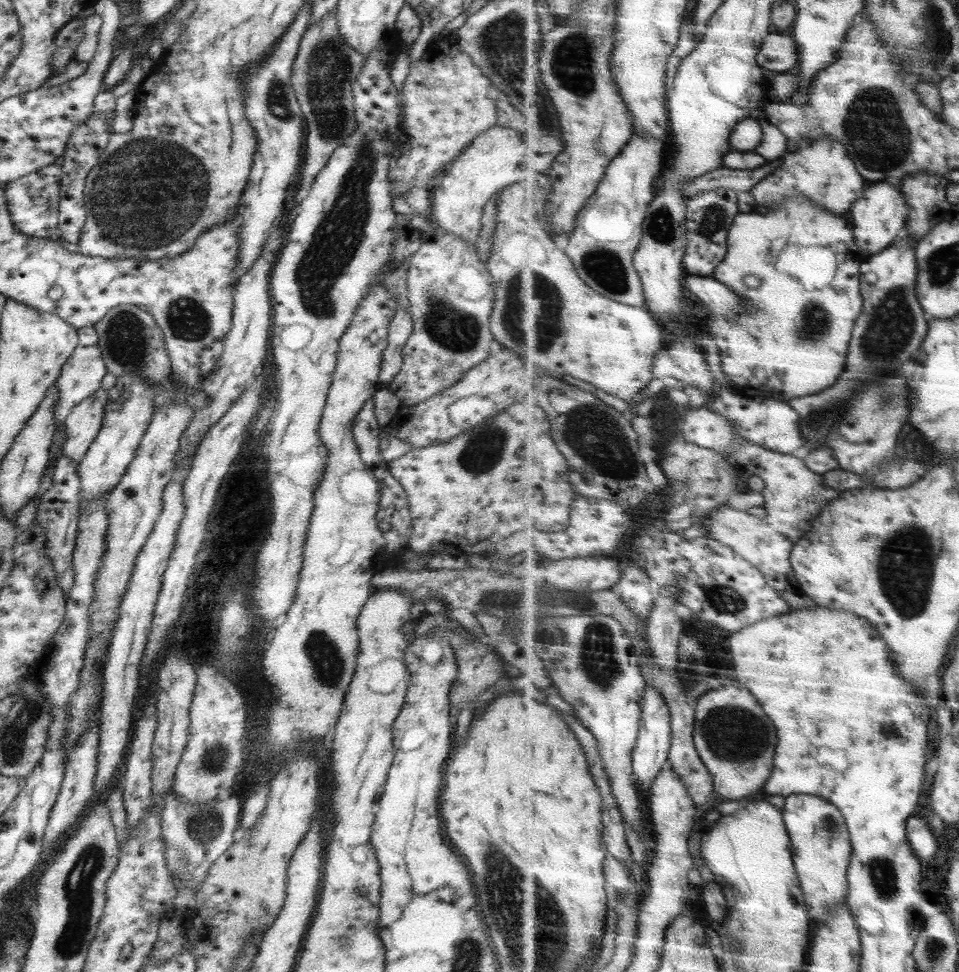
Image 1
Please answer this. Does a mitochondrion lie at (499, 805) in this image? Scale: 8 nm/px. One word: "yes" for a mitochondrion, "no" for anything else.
no

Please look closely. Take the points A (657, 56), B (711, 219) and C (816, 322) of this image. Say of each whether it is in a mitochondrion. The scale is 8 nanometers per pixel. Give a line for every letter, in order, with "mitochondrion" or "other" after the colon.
A: other
B: mitochondrion
C: mitochondrion

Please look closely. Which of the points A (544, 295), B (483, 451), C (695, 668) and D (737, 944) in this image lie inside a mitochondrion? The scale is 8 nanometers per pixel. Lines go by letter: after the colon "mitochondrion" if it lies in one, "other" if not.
A: mitochondrion
B: mitochondrion
C: mitochondrion
D: mitochondrion

